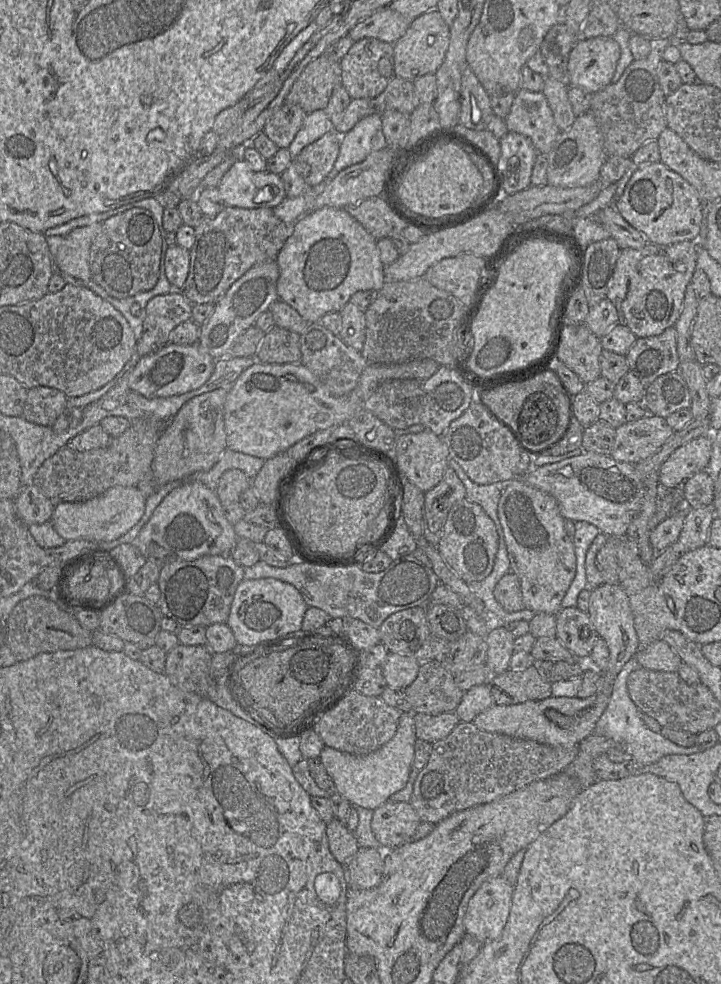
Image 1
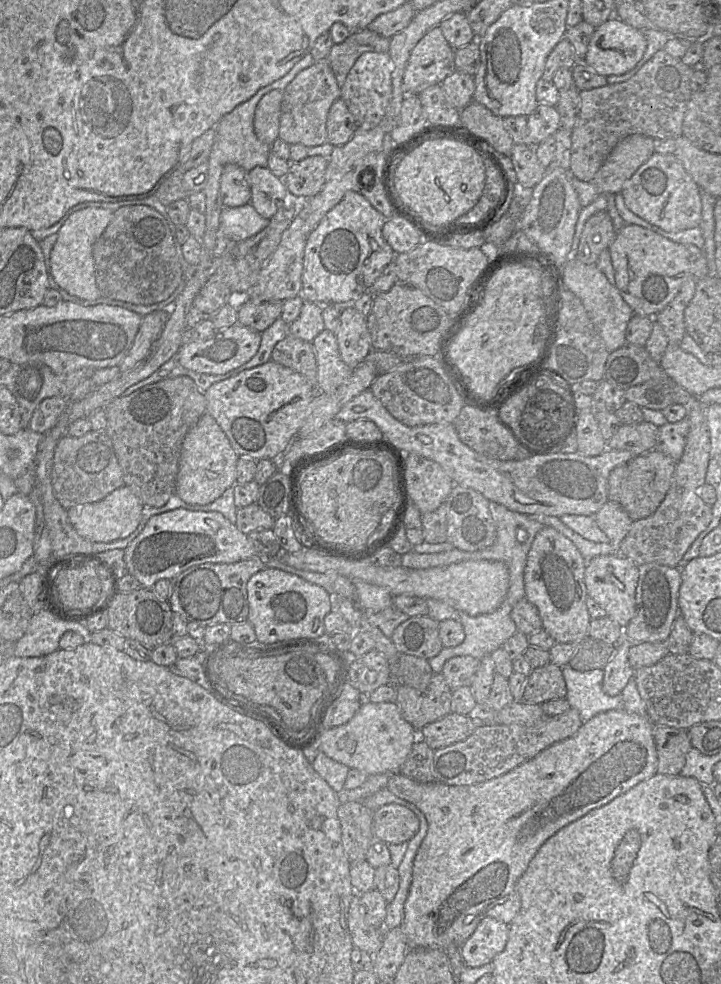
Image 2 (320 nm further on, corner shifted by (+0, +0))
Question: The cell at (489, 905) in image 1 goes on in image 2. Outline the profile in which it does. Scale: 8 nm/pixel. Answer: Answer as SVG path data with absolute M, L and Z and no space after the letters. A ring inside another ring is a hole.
M492 917L483 918L474 932L464 942L461 948L461 957L467 967L481 967L492 963L496 955L504 950L509 937L509 926Z

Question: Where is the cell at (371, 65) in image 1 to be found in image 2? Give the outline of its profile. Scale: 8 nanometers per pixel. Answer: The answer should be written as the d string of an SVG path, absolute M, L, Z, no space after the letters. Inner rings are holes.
M366 52L358 57L341 87L341 98L358 126L372 128L381 123L392 95L391 59L388 53Z

